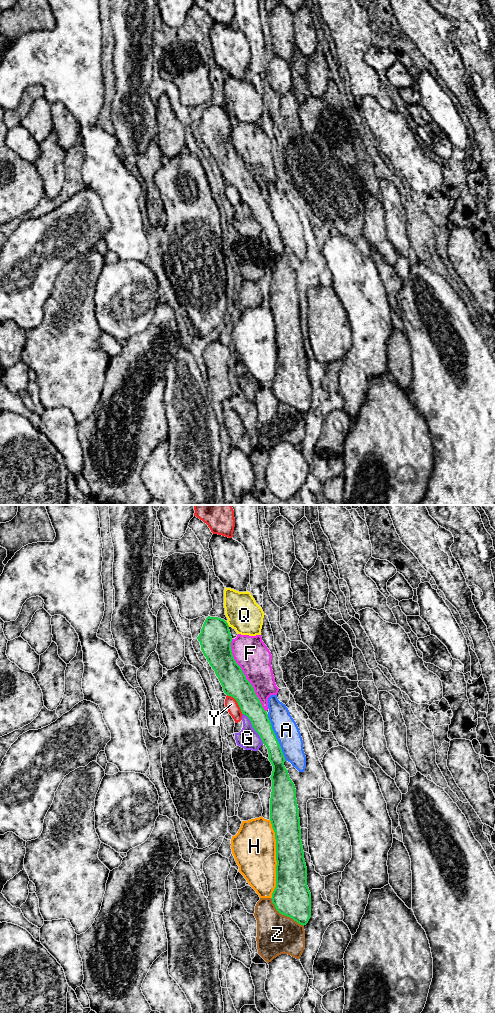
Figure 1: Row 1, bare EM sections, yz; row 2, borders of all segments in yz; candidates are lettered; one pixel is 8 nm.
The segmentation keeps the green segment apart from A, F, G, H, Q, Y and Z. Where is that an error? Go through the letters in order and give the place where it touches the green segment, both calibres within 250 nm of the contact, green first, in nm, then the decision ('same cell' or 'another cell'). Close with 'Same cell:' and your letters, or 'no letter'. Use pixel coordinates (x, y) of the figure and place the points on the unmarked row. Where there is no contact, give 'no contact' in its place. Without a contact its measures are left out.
A: meets green in yz at (275, 225); 150 nm thick on the green side, 190 nm on the other; another cell
F: meets green in yz at (244, 163); 200 nm thick on the green side, 280 nm on the other; another cell
G: meets green in yz at (253, 215); 170 nm thick on the green side, 170 nm on the other; another cell
H: meets green in yz at (276, 347); 260 nm thick on the green side, 360 nm on the other; another cell
Q: meets green in yz at (227, 112); 260 nm thick on the green side, 280 nm on the other; another cell
Y: meets green in yz at (237, 190); 200 nm thick on the green side, 100 nm on the other; another cell
Z: meets green in yz at (284, 402); 300 nm thick on the green side, 320 nm on the other; another cell
Same cell: no letter

